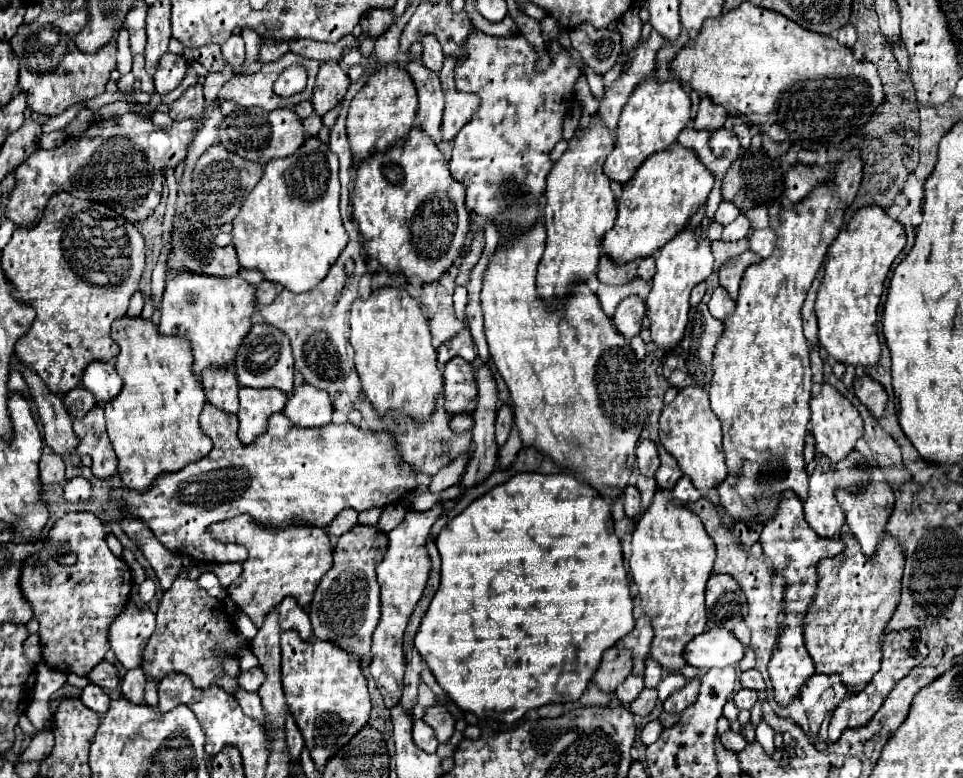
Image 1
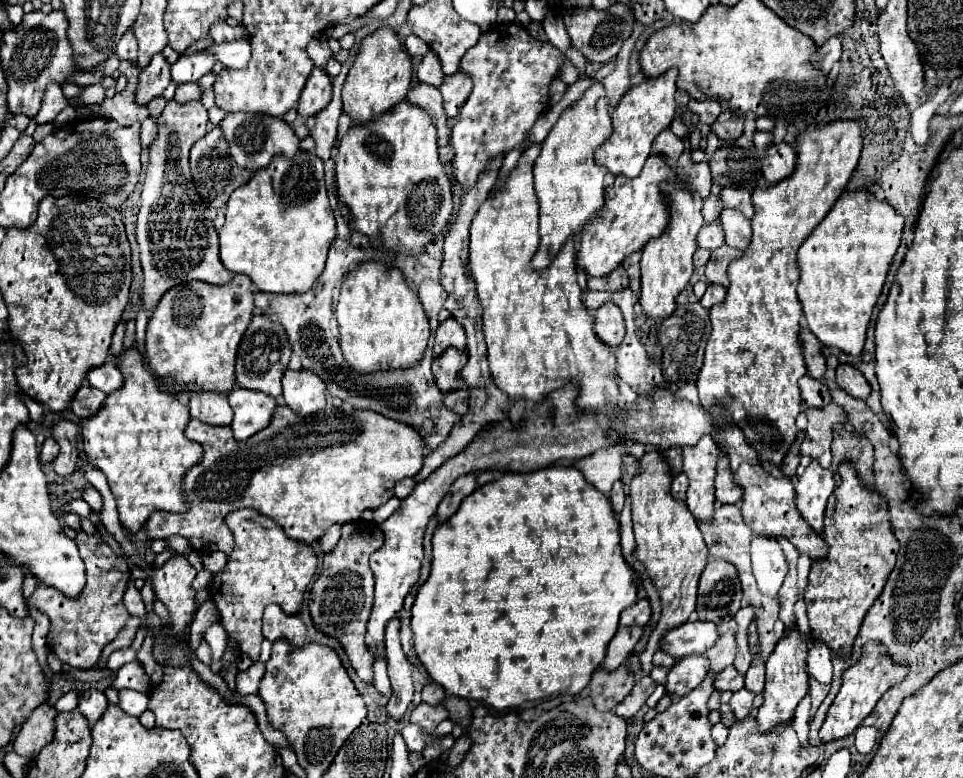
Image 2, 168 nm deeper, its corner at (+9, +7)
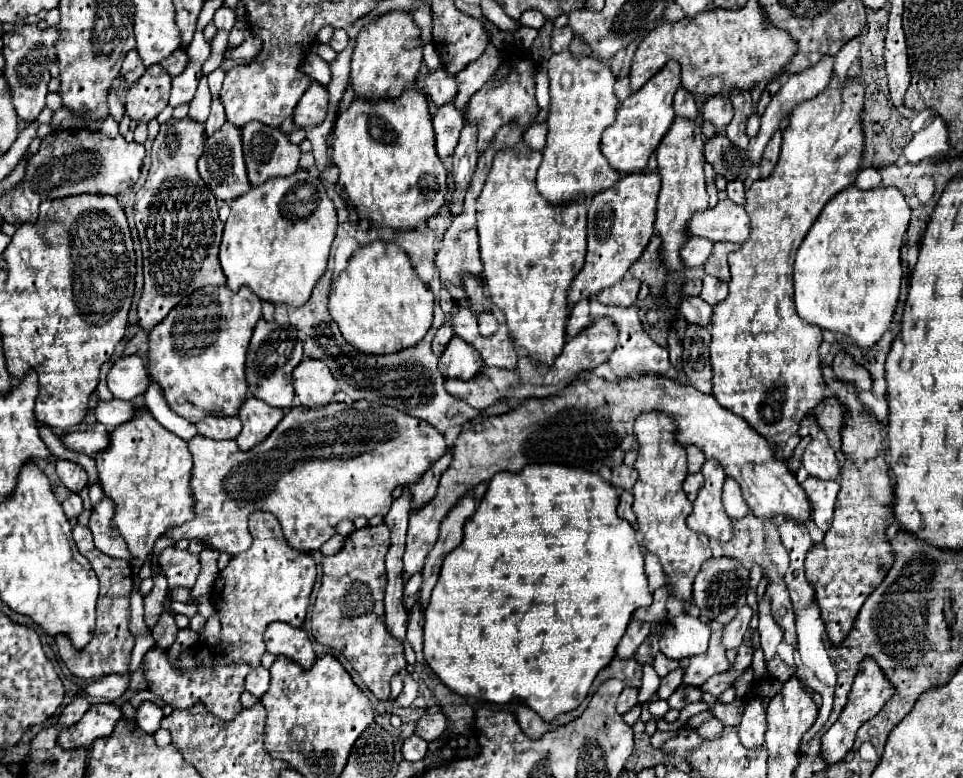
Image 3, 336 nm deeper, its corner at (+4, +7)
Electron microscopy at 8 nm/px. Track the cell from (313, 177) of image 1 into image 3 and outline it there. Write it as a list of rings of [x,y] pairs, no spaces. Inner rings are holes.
[[[297,169],[293,175],[289,177],[275,177],[275,179],[269,179],[265,181],[263,185],[257,185],[257,187],[251,187],[245,195],[237,197],[231,205],[231,215],[229,219],[225,221],[225,231],[223,231],[223,241],[221,241],[221,251],[219,251],[219,259],[221,259],[221,267],[223,267],[223,273],[227,277],[227,285],[237,291],[241,285],[247,285],[257,297],[261,297],[263,301],[271,301],[271,303],[287,303],[287,305],[293,305],[293,307],[301,307],[307,303],[307,299],[311,297],[311,291],[313,287],[317,285],[317,281],[321,279],[321,275],[325,273],[327,269],[327,259],[329,259],[329,247],[335,239],[335,231],[337,231],[337,213],[335,213],[335,205],[333,201],[327,197],[327,191],[325,191],[325,185],[323,181],[317,177],[315,171],[309,171],[309,169]]]

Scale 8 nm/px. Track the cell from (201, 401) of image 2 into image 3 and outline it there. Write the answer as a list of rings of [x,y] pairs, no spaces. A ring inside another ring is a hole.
[[[207,415],[197,425],[197,431],[211,439],[235,439],[241,431],[239,417],[219,417],[219,415]]]

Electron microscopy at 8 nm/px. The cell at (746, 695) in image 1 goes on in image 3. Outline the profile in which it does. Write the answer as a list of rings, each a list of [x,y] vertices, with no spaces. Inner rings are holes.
[[[751,699],[745,703],[743,719],[739,723],[739,739],[745,743],[745,747],[761,747],[765,735],[765,707],[761,701]]]

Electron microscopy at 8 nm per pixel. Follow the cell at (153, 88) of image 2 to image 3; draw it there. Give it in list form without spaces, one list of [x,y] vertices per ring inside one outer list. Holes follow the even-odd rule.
[[[153,65],[145,71],[145,75],[127,89],[125,109],[135,121],[151,121],[157,117],[169,101],[171,91],[171,75],[161,69],[161,65]]]

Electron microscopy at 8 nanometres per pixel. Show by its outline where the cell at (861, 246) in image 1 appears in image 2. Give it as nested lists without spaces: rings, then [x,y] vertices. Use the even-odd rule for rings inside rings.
[[[844,191],[834,203],[834,207],[828,211],[828,215],[820,221],[820,225],[800,245],[796,255],[800,269],[798,299],[802,303],[802,311],[806,315],[806,323],[810,331],[824,345],[838,347],[840,351],[850,355],[862,353],[872,311],[882,293],[896,249],[900,247],[902,229],[904,229],[904,217],[888,201],[878,201],[874,193],[868,191]]]

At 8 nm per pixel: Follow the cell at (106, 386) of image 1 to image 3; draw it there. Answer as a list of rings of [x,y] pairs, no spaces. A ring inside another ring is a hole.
[[[137,355],[117,359],[113,369],[107,375],[109,391],[117,399],[125,399],[125,401],[131,401],[137,395],[145,393],[149,381],[151,379],[143,367],[143,361]]]

